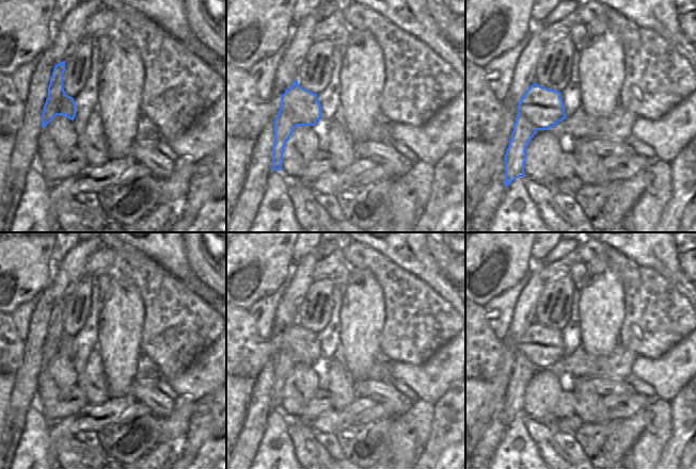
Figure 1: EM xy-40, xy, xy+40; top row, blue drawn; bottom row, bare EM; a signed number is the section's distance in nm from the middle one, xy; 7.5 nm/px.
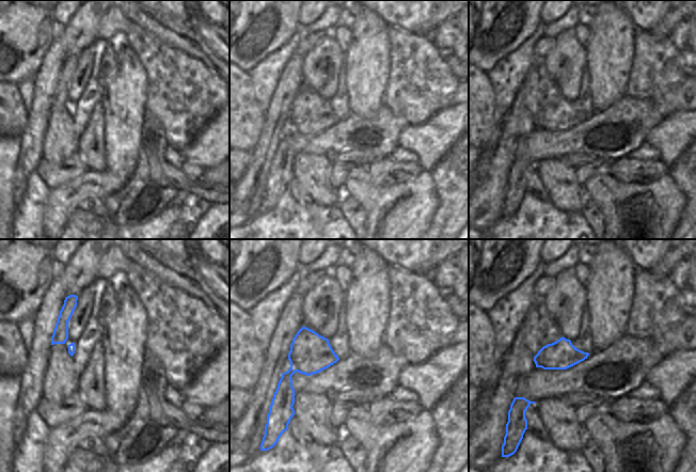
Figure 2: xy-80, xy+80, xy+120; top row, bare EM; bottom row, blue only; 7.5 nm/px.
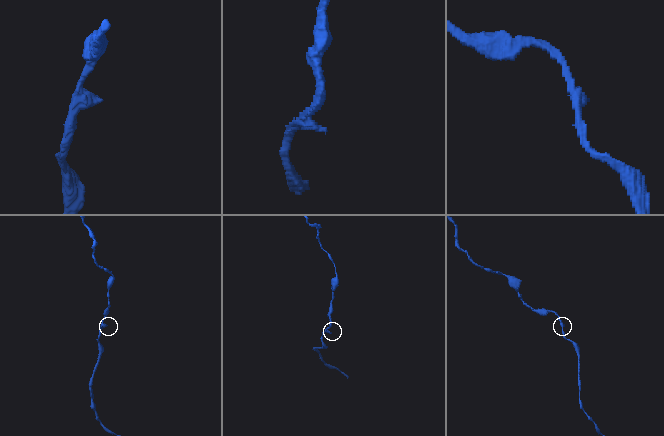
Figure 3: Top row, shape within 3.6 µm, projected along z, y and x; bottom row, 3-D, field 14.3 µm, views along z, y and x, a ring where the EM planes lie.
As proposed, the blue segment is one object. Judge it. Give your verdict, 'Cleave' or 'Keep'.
Keep

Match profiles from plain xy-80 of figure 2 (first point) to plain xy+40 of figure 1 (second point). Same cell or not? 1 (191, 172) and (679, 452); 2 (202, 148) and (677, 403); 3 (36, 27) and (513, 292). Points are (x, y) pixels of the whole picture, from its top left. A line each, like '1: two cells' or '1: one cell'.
1: two cells
2: two cells
3: two cells

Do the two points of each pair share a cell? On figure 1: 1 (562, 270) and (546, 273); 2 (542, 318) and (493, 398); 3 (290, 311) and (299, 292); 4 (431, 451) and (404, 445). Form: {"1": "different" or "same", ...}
{"1": "same", "2": "different", "3": "same", "4": "different"}

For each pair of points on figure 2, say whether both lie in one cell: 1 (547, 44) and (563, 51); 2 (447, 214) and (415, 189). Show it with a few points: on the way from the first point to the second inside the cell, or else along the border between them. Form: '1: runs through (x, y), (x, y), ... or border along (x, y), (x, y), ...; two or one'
1: border along (555, 38), (555, 45), (540, 62); two
2: border along (433, 182), (439, 205), (427, 227); two

